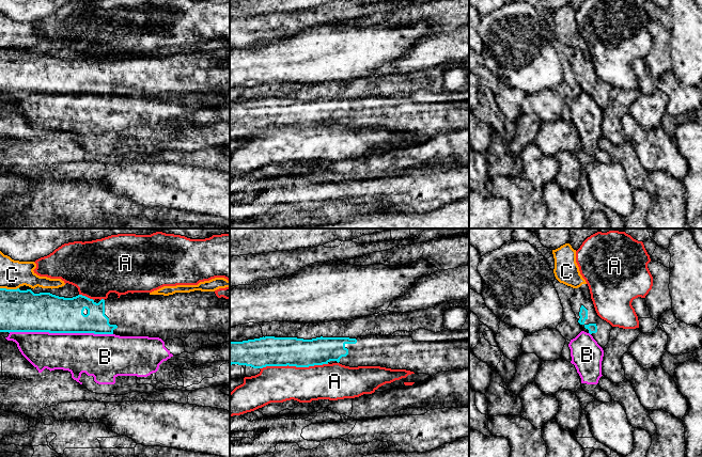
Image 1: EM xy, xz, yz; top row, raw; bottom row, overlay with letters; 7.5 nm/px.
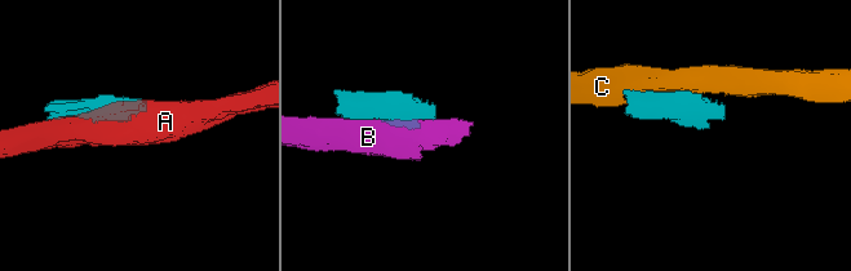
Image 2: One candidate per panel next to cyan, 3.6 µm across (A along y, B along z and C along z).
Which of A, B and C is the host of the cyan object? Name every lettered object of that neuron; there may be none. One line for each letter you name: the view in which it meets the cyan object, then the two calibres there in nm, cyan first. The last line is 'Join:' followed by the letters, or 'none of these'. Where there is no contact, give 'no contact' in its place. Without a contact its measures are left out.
Join: none of these

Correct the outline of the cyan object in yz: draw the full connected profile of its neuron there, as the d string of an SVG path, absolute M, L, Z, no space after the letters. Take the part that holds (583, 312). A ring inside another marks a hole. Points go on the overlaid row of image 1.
M580 287L575 288L571 306L582 331L590 333L604 348L610 340L612 326L597 315L592 299L587 299Z

